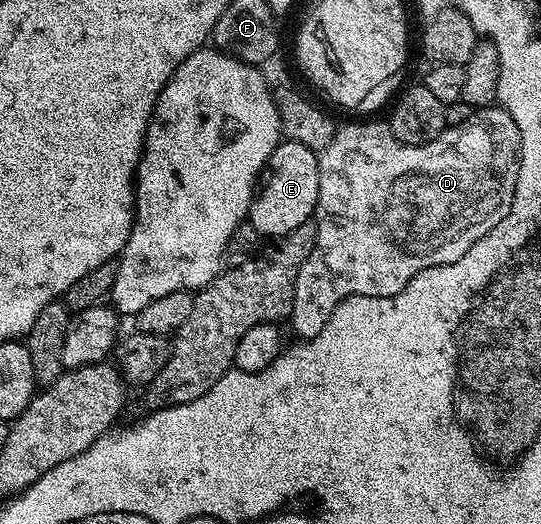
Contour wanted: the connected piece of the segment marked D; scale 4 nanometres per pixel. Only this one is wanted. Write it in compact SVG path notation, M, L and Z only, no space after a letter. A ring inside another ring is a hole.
M498 104L487 105L483 109L476 109L469 120L459 126L448 126L431 142L424 146L407 146L398 142L393 136L390 125L383 122L351 122L348 126L340 125L335 131L333 140L319 154L319 171L321 172L321 192L317 200L317 208L313 215L315 223L315 246L309 252L305 264L297 272L297 284L293 288L293 304L289 315L289 323L299 333L300 339L306 340L317 336L321 328L325 328L325 320L337 308L337 304L344 302L349 296L397 296L401 288L417 272L425 268L433 268L441 264L453 264L453 260L461 260L481 236L485 236L501 220L505 220L505 212L513 204L513 192L517 188L517 172L519 171L519 129L513 124L513 118L507 110Z

